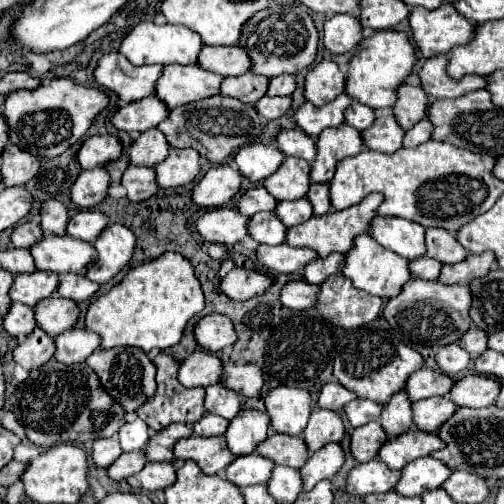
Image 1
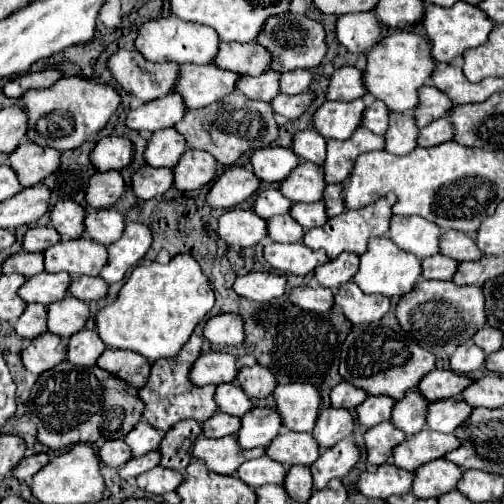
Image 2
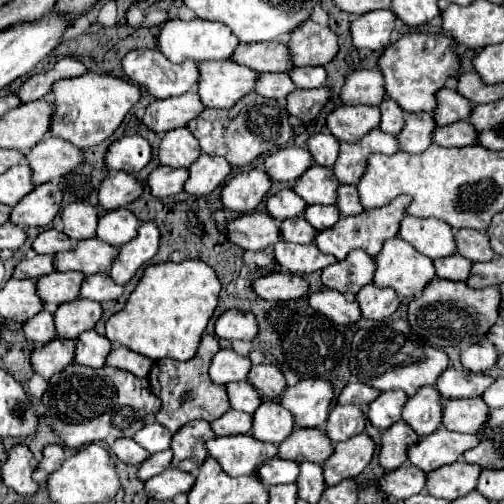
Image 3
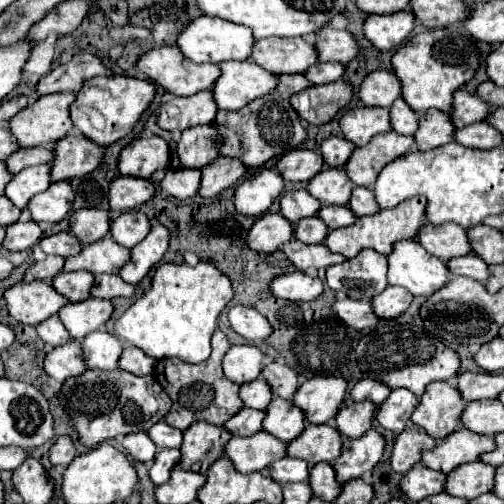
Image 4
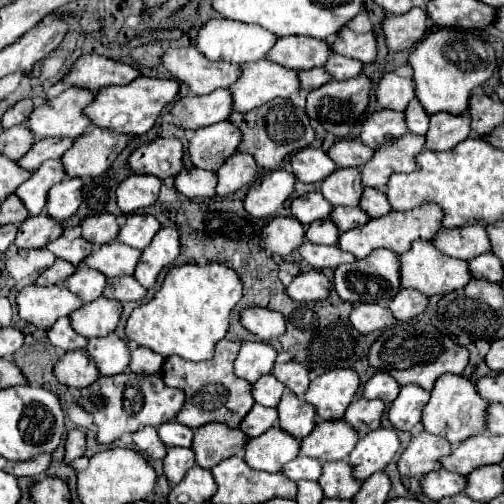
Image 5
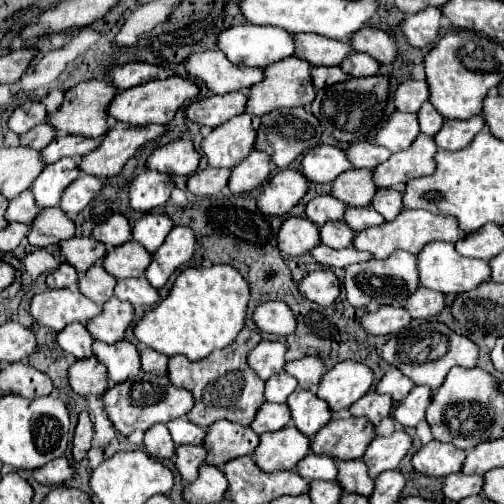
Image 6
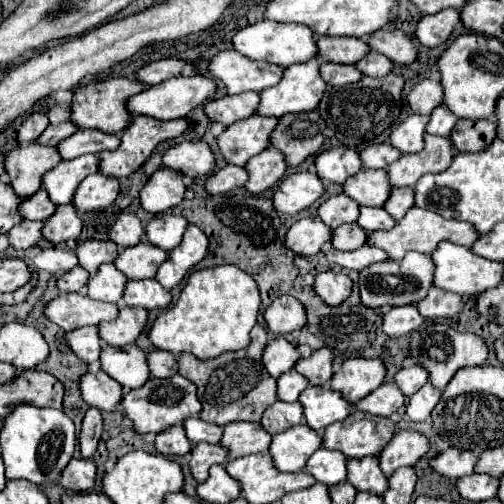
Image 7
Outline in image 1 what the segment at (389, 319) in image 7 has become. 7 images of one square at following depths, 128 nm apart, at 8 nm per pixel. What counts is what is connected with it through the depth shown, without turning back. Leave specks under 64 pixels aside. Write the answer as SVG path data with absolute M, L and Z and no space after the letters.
M292 280L282 288L280 300L286 308L304 310L316 304L316 296L318 296L318 286L308 284L306 280Z

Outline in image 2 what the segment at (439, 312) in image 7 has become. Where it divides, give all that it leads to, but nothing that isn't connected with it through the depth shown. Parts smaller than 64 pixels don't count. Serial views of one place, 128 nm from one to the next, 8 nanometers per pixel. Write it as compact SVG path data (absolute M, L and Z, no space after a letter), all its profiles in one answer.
M350 282L340 286L334 296L336 308L344 312L344 316L352 324L370 324L378 322L390 310L390 298L380 294L364 294L358 284Z

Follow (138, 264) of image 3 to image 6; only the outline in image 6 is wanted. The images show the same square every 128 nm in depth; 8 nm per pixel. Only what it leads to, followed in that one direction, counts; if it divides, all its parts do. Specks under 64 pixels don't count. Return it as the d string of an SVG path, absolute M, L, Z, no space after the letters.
M176 226L166 242L154 252L154 260L146 270L146 278L154 288L162 288L168 278L186 264L196 252L196 236L188 226Z

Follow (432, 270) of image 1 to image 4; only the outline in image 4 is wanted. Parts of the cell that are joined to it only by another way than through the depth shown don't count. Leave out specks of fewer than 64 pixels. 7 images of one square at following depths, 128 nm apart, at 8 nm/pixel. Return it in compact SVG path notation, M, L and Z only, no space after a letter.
M474 252L448 260L448 268L452 270L454 276L468 276L478 282L488 280L488 264L480 256L476 256Z

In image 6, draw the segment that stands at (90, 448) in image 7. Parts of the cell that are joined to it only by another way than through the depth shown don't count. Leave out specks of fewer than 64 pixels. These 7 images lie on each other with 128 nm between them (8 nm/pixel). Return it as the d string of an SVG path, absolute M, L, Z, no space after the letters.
M82 412L78 418L78 426L74 430L74 440L72 440L72 454L76 462L86 458L86 452L90 450L90 442L92 442L92 420L88 412Z

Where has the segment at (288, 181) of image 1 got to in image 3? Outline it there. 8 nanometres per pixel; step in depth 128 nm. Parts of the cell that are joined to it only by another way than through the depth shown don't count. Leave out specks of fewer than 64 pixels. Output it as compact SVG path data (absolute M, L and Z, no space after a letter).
M314 164L304 172L304 176L294 182L292 190L308 204L336 204L338 186L340 182L336 180L332 168Z

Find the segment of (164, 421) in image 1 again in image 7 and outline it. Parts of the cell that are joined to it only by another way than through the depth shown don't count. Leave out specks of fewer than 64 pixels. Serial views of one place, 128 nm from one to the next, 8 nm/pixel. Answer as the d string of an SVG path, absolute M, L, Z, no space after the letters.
M260 324L252 328L252 342L248 348L220 354L212 360L198 360L190 352L180 354L180 374L198 386L198 400L202 402L200 418L210 424L230 424L238 420L260 422L264 410L276 402L276 380L266 372L262 364L262 352L268 344L268 332Z

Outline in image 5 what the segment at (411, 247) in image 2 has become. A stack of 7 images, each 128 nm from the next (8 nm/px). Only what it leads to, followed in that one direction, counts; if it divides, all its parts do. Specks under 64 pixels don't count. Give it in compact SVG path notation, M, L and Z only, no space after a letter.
M482 224L464 226L460 230L440 230L440 234L434 238L434 244L444 254L460 260L470 260L490 252L490 240Z

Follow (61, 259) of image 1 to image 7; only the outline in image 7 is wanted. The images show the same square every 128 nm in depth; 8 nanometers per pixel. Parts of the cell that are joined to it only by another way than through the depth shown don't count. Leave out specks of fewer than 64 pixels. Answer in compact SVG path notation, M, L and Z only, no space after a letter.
M140 242L136 246L124 248L116 258L116 268L120 268L130 280L142 280L142 278L154 278L158 266L168 260L170 252L164 252L162 248L156 248L154 244Z

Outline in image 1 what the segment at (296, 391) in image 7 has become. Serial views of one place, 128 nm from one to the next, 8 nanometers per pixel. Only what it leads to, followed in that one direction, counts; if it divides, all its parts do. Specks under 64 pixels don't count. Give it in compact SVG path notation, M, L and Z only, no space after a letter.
M214 384L206 388L206 410L232 420L240 412L240 396L224 384Z

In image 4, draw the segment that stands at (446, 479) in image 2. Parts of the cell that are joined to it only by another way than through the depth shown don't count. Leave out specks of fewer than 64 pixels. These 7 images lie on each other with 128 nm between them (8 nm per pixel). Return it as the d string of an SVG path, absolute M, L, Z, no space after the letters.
M470 462L462 468L456 468L448 474L446 480L446 492L452 496L460 496L466 500L474 500L480 494L492 492L494 488L494 472L490 464L484 462Z

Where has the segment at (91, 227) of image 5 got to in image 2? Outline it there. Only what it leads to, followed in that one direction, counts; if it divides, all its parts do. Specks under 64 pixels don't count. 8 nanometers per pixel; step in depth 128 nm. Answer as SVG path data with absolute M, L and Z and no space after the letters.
M60 200L50 214L50 224L64 240L76 240L84 234L84 216L86 208L82 208L78 202Z

